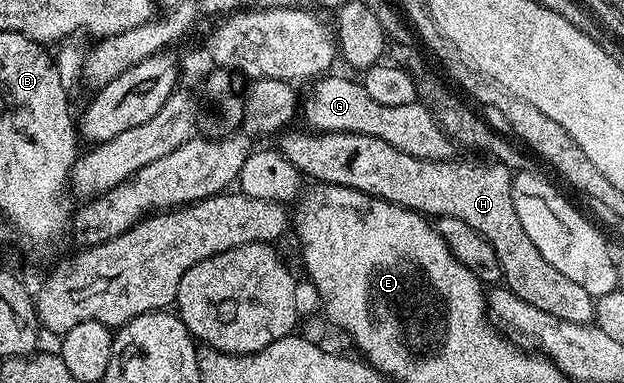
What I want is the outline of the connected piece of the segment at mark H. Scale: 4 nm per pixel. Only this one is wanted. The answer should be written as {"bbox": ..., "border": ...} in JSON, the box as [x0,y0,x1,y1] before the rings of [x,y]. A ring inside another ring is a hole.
{"bbox":[280,132,595,325],"border":[[[290,132],[281,134],[280,153],[291,161],[299,174],[307,173],[315,177],[315,182],[324,185],[364,191],[369,197],[379,197],[405,209],[413,209],[430,219],[464,219],[468,227],[492,243],[496,259],[500,259],[505,288],[524,299],[524,303],[532,303],[532,307],[540,307],[540,311],[568,323],[588,325],[594,321],[595,298],[590,297],[584,287],[572,283],[572,279],[560,275],[560,271],[544,260],[540,251],[536,251],[532,239],[524,235],[524,227],[520,227],[520,218],[512,205],[512,172],[508,167],[497,163],[473,165],[470,161],[459,159],[416,159],[412,155],[404,155],[404,151],[396,151],[392,143],[384,143],[384,139],[370,135]]]}

